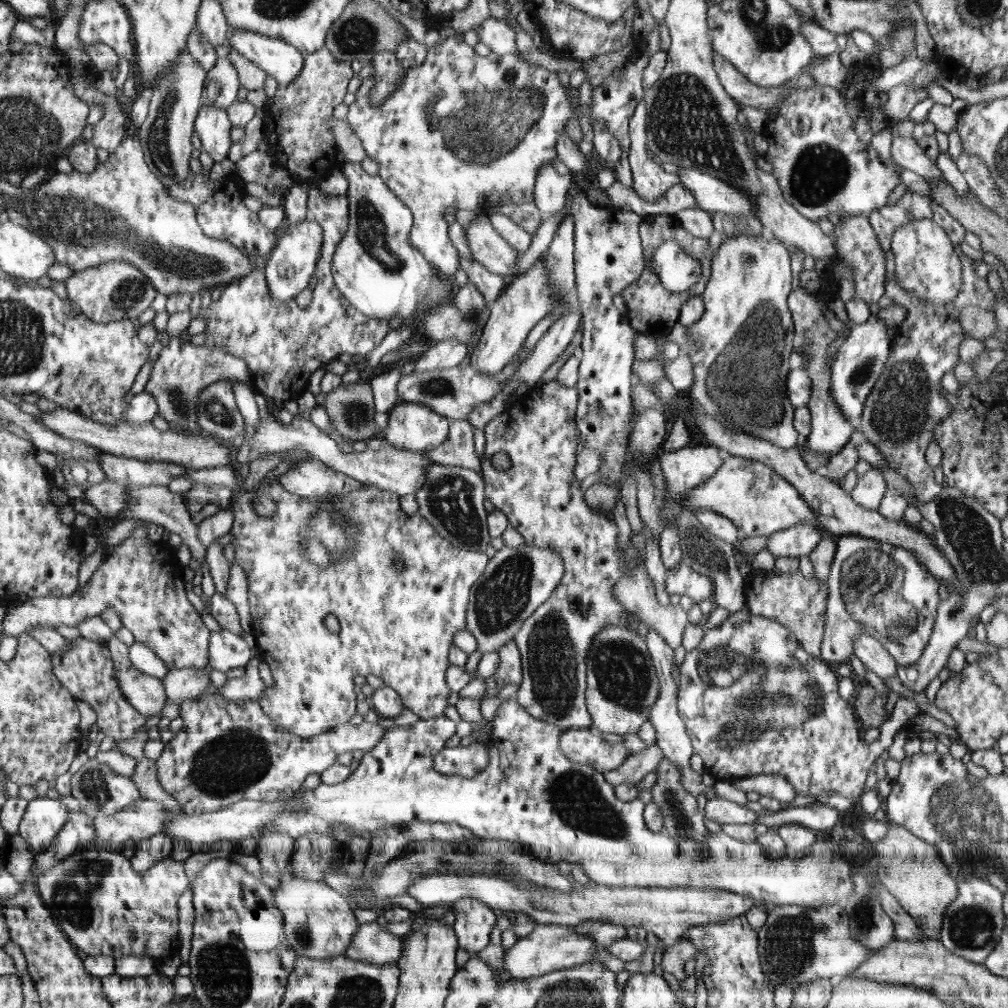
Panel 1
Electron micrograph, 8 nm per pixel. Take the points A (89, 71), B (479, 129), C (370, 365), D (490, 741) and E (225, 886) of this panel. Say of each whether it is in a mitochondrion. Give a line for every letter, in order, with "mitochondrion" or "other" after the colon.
A: other
B: mitochondrion
C: other
D: other
E: other

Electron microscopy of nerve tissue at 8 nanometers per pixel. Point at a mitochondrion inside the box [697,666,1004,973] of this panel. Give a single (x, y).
(971, 927)

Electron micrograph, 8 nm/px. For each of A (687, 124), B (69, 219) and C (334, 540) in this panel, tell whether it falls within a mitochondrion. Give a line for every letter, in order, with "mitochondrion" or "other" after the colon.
A: mitochondrion
B: mitochondrion
C: mitochondrion

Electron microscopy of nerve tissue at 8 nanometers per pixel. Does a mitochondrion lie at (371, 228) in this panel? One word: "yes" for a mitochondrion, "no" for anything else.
yes

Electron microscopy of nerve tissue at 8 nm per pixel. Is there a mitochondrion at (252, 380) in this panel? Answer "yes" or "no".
no

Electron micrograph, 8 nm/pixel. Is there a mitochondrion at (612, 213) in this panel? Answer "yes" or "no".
no

